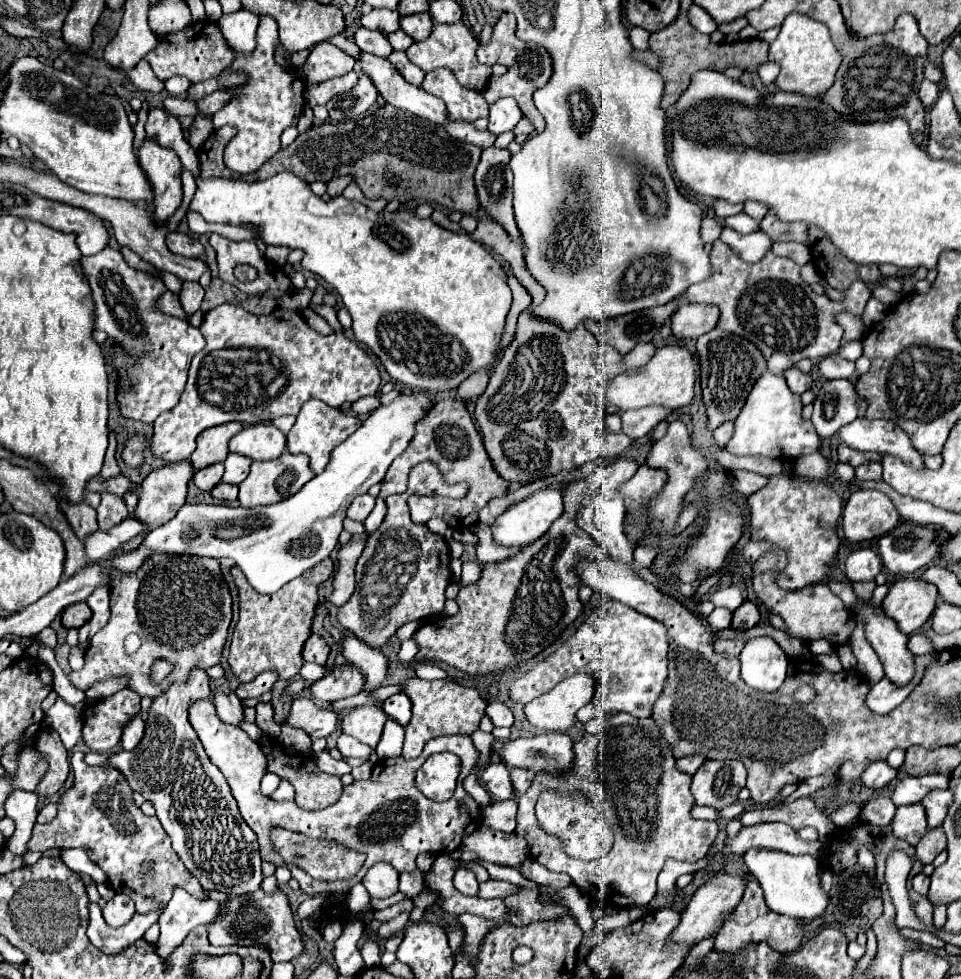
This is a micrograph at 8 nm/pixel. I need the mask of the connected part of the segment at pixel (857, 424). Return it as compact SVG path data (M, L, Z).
M866 417L856 419L840 429L840 439L858 451L894 455L912 469L924 469L922 455L912 447L910 437L892 421L870 421Z

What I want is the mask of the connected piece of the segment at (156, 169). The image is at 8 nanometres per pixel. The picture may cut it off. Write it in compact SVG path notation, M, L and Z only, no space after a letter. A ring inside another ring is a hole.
M146 139L142 143L138 159L154 187L154 219L158 225L164 225L182 203L182 163L174 149L160 147L156 139Z

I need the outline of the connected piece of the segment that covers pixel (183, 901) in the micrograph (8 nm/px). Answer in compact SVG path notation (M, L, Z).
M176 887L158 920L160 936L156 944L157 954L168 959L194 927L208 925L208 921L218 917L218 913L220 903L210 899L196 899L188 891Z

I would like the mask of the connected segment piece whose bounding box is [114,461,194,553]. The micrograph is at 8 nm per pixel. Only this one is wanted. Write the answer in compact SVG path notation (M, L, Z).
M182 461L182 463L170 463L170 465L164 465L160 469L154 469L144 479L144 483L140 487L140 499L138 499L138 505L136 505L132 517L136 517L138 521L142 521L146 525L146 529L142 533L138 533L130 543L126 541L124 547L120 545L120 549L116 549L114 553L122 553L122 551L128 551L128 549L136 549L136 545L140 545L140 541L144 541L146 533L150 533L158 525L168 523L172 519L172 515L178 513L178 509L186 503L186 487L188 487L188 481L190 481L192 473L194 473L194 469L192 469L190 461Z

